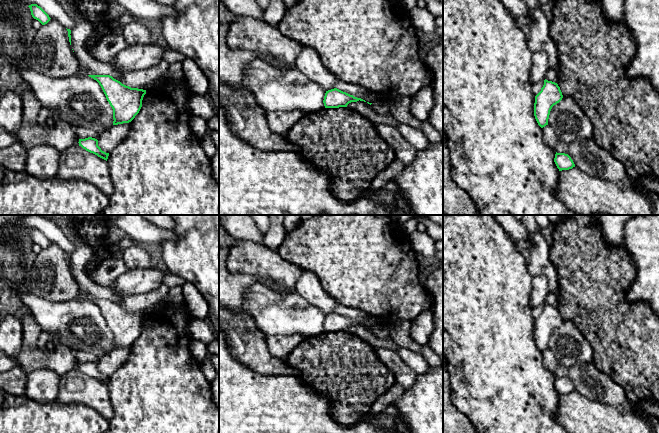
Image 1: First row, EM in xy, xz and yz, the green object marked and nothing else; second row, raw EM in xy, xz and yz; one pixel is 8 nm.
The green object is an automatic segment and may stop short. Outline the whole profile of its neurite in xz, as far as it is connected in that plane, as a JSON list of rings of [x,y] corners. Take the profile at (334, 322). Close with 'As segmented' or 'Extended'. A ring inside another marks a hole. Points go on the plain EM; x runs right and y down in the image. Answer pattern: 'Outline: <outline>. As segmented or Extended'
Outline: [[[337,312],[326,315],[324,320],[324,330],[325,332],[339,332],[347,331],[351,326],[364,325],[361,322],[354,321],[346,316],[343,316]]]. As segmented

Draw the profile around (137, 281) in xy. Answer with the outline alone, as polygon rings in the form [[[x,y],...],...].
[[[137,268],[128,270],[114,282],[111,290],[121,298],[144,294],[158,288],[166,272],[158,268]]]

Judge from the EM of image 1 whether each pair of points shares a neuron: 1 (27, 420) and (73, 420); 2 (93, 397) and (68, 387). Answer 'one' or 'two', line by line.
1: one
2: one

